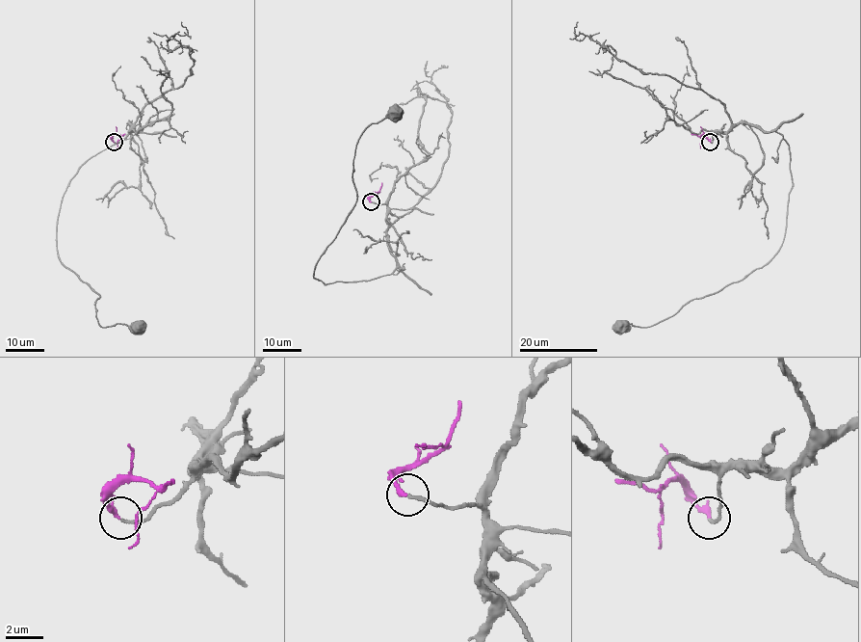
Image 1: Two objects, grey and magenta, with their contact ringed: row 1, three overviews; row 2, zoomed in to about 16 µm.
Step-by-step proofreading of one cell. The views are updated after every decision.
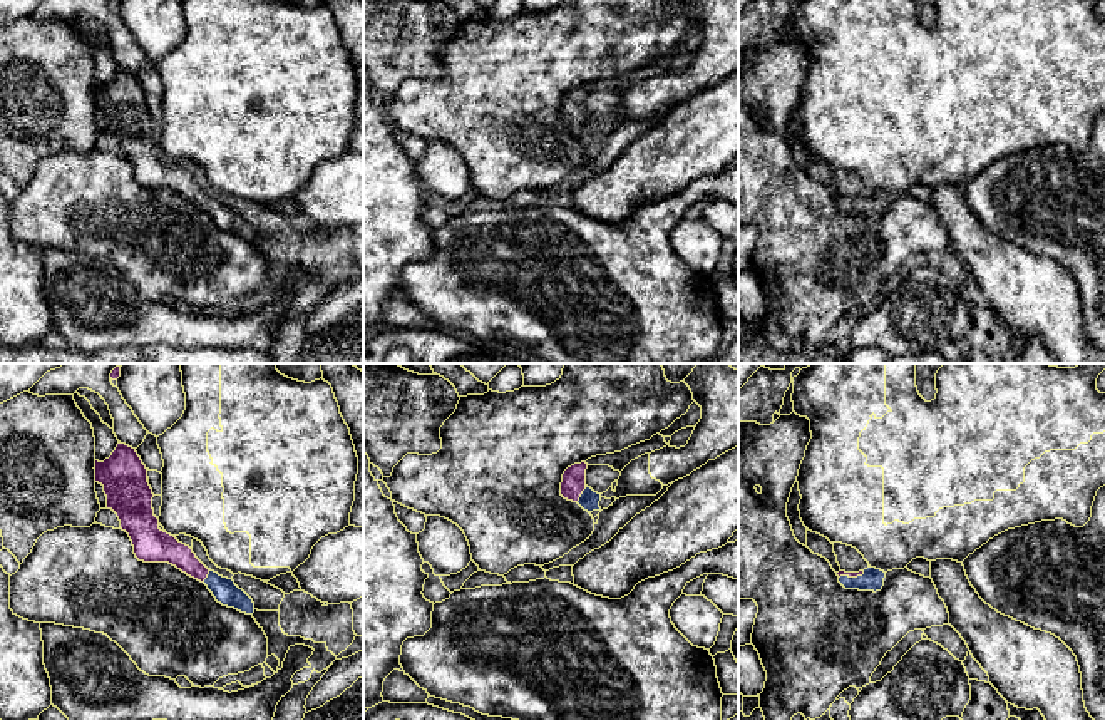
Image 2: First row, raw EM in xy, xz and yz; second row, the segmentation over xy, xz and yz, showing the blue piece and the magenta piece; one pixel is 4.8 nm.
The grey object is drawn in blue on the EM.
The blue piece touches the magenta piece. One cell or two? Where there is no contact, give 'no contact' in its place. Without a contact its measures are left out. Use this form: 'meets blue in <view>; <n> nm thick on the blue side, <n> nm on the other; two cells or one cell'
meets blue in xz; 100 nm thick on the blue side, 120 nm on the other; one cell

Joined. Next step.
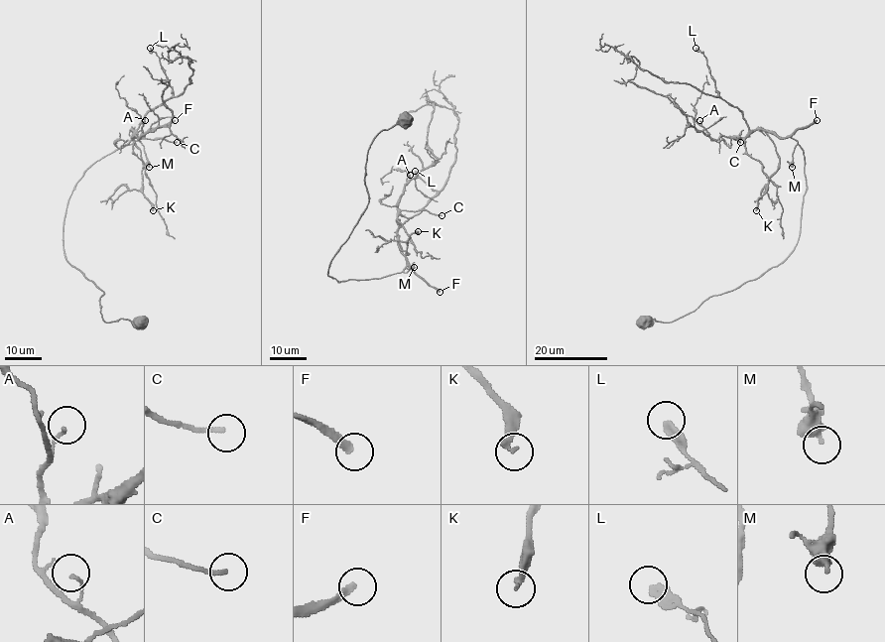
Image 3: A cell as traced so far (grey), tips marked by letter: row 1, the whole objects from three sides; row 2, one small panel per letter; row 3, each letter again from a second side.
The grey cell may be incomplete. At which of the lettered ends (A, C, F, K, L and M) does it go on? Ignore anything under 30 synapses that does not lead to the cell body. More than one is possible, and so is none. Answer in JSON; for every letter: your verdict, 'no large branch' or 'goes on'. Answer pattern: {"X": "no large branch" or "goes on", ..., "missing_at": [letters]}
{"A": "no large branch", "C": "no large branch", "F": "goes on", "K": "no large branch", "L": "no large branch", "M": "no large branch", "missing_at": ["F"]}

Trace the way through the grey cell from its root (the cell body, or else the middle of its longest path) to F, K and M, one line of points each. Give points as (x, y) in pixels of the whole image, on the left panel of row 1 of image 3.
F: (141, 320), (102, 319), (104, 293), (64, 255), (63, 216), (89, 167), (175, 120)
K: (141, 320), (102, 319), (104, 293), (64, 255), (63, 216), (83, 174), (141, 138), (133, 132), (153, 210)
M: (141, 320), (102, 319), (104, 293), (67, 261), (63, 227), (73, 187), (95, 162), (138, 141), (149, 167)

